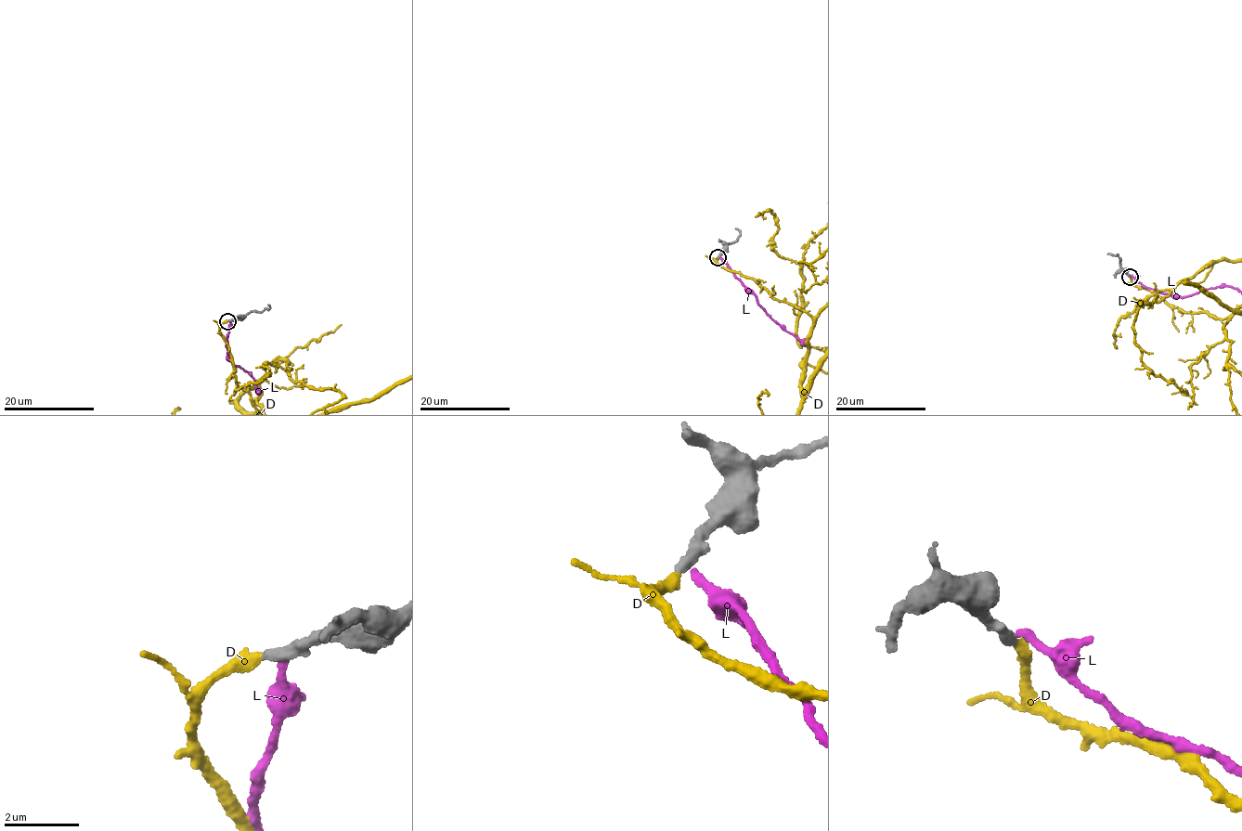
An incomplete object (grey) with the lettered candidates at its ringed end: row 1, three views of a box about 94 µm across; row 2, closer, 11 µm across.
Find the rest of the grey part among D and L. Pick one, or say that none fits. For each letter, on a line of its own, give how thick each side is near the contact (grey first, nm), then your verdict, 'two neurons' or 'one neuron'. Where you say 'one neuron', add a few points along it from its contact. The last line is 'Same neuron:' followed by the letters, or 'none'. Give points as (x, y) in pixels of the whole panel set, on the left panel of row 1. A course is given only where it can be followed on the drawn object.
D: calibres 320 and 320 nm; one neuron
L: calibres 360 and 200 nm; two neurons
Same neuron: D

